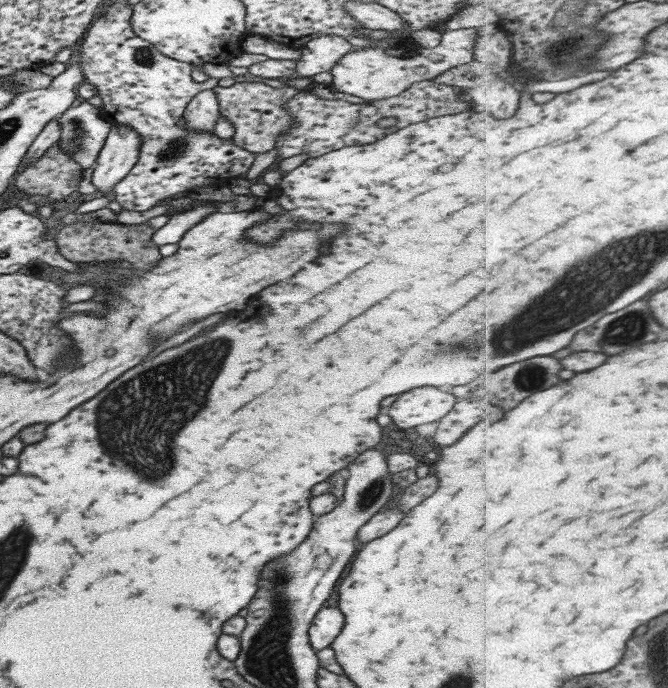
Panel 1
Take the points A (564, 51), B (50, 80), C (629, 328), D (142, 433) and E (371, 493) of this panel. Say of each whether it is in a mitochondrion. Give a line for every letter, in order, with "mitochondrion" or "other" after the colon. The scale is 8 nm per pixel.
A: mitochondrion
B: other
C: mitochondrion
D: mitochondrion
E: mitochondrion

